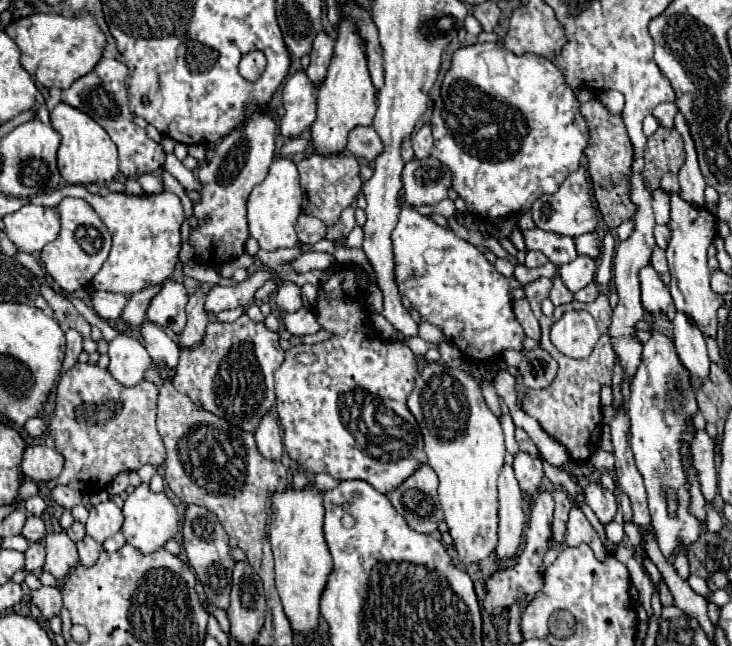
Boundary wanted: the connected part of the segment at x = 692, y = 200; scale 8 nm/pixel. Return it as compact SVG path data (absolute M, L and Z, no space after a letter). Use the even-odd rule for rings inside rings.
M681 114L675 116L675 130L683 136L685 140L685 152L687 152L687 162L683 164L683 168L679 170L679 196L689 202L691 206L703 206L705 198L703 198L703 188L705 188L705 180L701 176L699 164L697 164L697 156L695 156L695 146L691 144L691 136L687 132L687 124L683 120Z

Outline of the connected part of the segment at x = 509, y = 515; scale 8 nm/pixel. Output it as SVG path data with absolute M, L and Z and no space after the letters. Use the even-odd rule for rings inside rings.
M509 464L503 466L499 476L499 544L497 556L511 558L517 554L521 534L525 528L525 512L523 512L523 496Z

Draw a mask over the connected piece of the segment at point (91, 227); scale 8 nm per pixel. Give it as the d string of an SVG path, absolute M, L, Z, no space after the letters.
M63 198L57 206L57 212L61 216L61 232L41 250L41 262L65 292L75 292L79 288L85 288L99 272L101 264L107 260L111 234L97 216L97 212L85 200Z

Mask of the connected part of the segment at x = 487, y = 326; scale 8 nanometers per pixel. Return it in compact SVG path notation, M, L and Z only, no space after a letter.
M403 206L391 234L395 254L395 280L423 320L439 326L471 362L499 360L507 348L521 350L525 332L513 314L509 280L489 264L481 250L441 228L429 216Z

